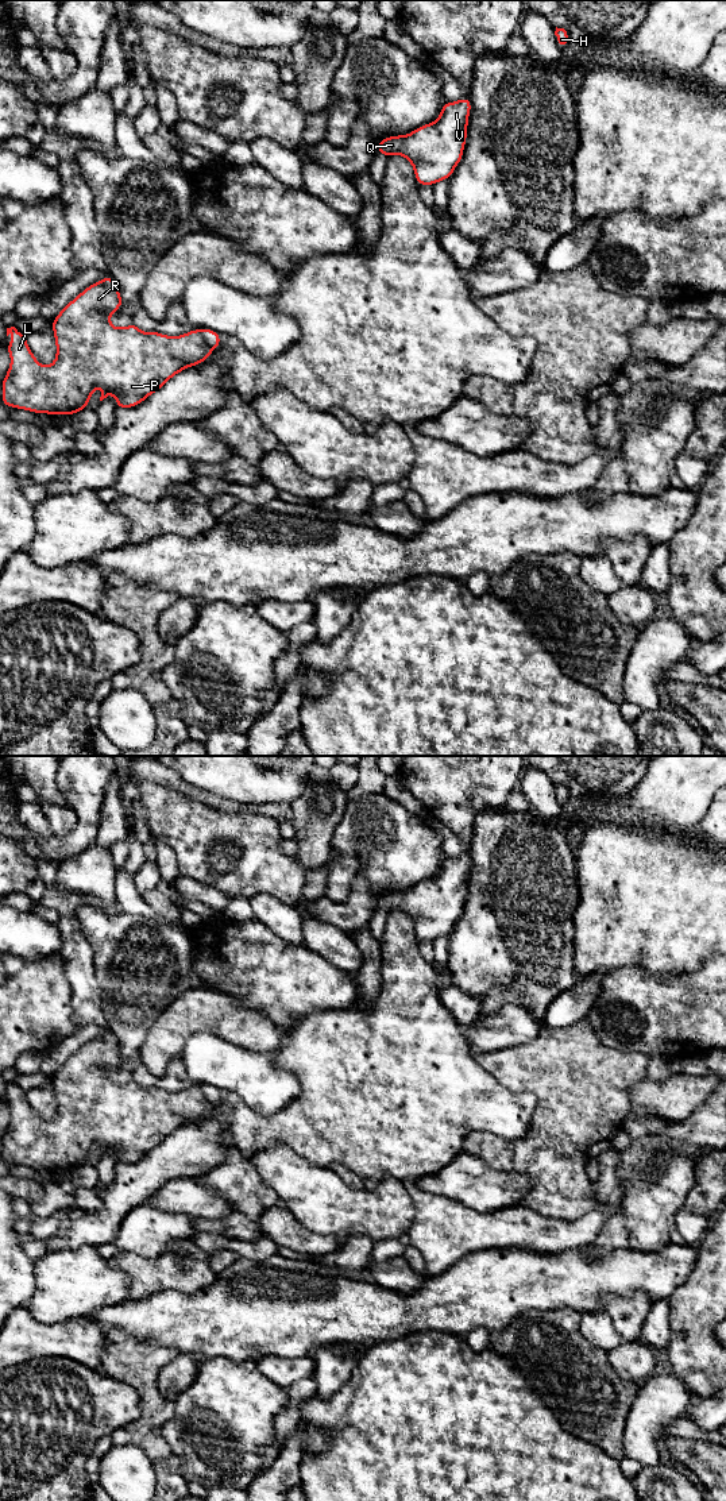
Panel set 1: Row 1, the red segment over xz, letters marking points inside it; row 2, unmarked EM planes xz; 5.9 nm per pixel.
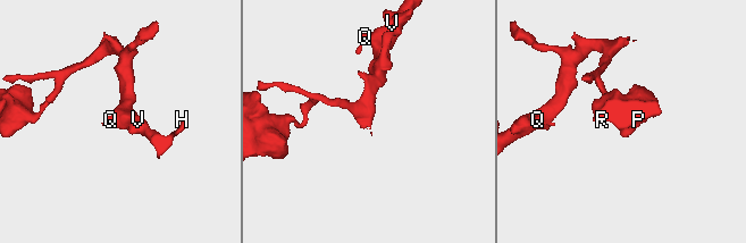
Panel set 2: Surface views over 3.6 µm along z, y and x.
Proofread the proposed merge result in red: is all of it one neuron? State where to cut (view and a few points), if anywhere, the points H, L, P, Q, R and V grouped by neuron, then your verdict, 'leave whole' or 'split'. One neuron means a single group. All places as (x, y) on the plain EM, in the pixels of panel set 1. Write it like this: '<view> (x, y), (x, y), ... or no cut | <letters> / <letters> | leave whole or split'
xz (200, 1085), (204, 1096), (212, 1104) | H Q V / L P R | split

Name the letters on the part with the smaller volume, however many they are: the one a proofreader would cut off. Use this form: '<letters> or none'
H, Q, V

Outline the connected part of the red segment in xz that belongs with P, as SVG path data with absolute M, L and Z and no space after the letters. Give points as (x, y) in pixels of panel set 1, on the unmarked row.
M108 1031L96 1039L89 1041L76 1054L73 1054L51 1077L57 1111L51 1122L40 1120L27 1100L26 1092L15 1083L7 1084L7 1092L13 1091L13 1096L7 1099L11 1112L8 1128L1 1137L3 1161L15 1165L26 1165L31 1169L47 1169L72 1172L88 1164L92 1149L101 1142L100 1157L109 1150L116 1151L116 1165L134 1164L142 1159L152 1149L158 1147L170 1134L188 1123L197 1122L211 1114L212 1104L201 1091L201 1085L193 1085L179 1092L166 1092L157 1087L142 1088L138 1081L130 1080L124 1084L113 1083L109 1073L124 1060L120 1053L116 1037Z

